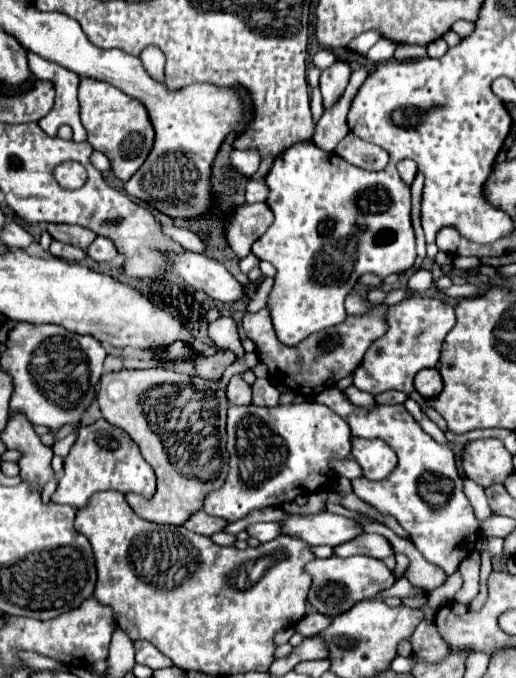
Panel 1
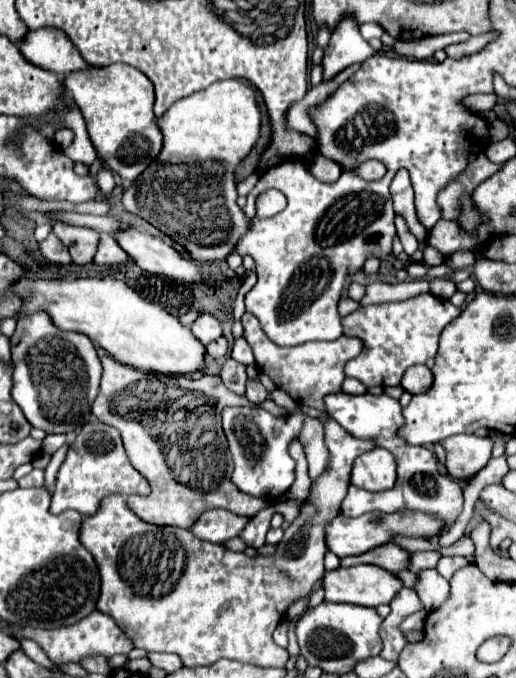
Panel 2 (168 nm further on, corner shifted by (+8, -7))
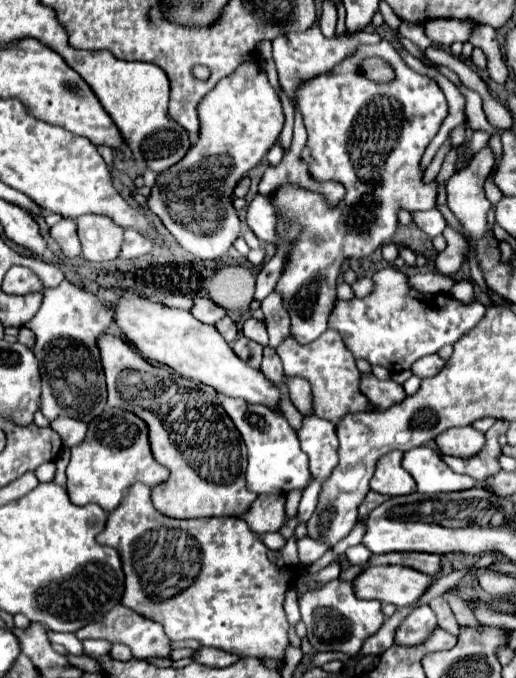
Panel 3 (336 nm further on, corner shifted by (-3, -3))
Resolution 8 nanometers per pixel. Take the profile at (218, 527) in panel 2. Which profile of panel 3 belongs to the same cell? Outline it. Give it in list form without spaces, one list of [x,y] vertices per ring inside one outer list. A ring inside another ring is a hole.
[[[258,496],[248,512],[238,514],[236,518],[244,520],[252,532],[264,534],[264,532],[278,532],[284,526],[284,496]]]

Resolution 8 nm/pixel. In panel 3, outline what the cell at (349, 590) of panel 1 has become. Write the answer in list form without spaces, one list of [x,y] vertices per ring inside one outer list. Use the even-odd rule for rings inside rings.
[[[368,566],[352,580],[352,588],[360,600],[378,600],[400,608],[416,602],[430,580],[428,574],[406,566]]]

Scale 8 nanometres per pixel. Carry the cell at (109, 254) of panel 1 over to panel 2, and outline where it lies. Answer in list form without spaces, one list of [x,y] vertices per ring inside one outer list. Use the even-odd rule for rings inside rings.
[[[101,234],[101,242],[95,254],[95,264],[123,264],[127,260],[127,252],[121,250],[121,246],[115,242],[113,236]]]

